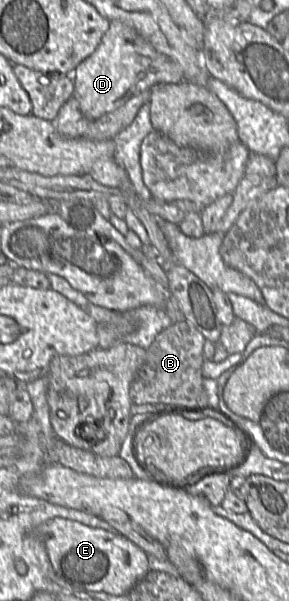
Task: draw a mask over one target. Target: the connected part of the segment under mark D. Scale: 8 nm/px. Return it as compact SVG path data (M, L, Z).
M118 20L110 22L96 50L76 67L71 76L73 97L89 120L97 120L118 109L130 98L149 92L155 85L185 81L183 71L176 62L156 51L131 26Z

